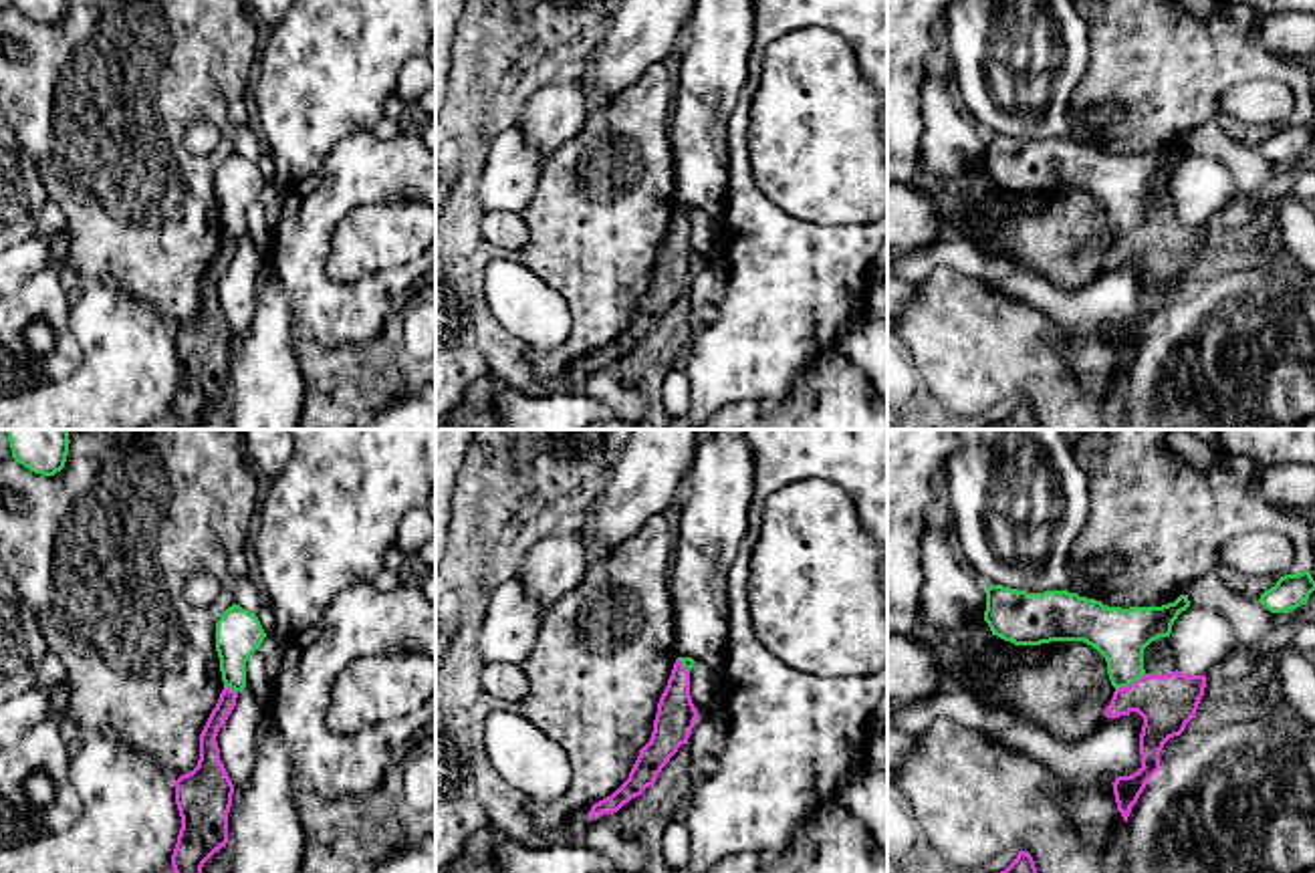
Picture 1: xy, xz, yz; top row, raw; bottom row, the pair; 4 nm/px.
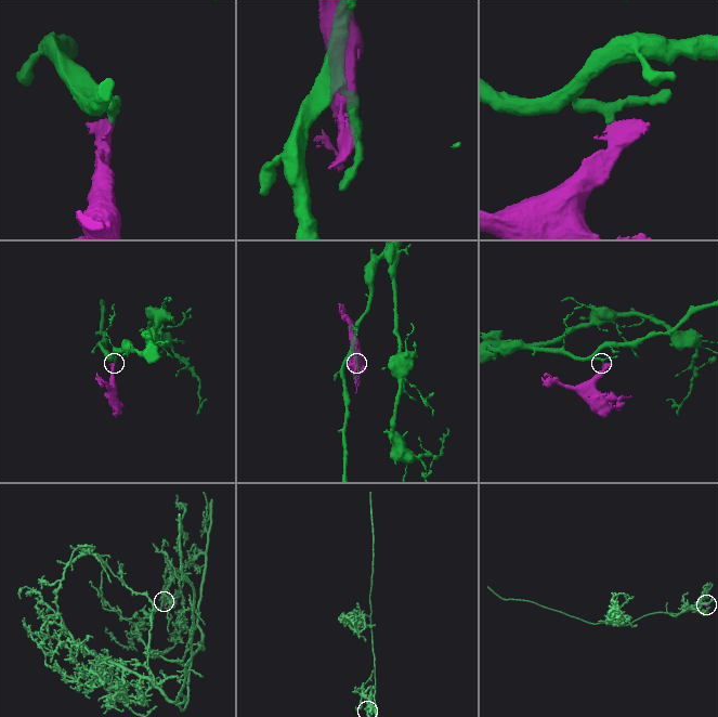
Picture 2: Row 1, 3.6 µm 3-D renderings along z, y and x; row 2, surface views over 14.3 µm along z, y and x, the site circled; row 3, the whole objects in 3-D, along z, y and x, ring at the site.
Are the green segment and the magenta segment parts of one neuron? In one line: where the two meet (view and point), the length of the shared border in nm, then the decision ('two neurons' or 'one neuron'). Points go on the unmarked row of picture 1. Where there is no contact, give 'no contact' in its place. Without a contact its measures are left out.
contact yz (1130, 230); length 140 nm; two neurons

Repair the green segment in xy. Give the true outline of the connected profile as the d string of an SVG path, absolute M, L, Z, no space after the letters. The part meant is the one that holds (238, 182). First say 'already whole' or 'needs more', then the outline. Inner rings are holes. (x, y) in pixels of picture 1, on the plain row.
already whole; M236 151L222 161L216 171L216 200L224 236L236 242L246 236L246 210L264 185L266 181L254 161Z

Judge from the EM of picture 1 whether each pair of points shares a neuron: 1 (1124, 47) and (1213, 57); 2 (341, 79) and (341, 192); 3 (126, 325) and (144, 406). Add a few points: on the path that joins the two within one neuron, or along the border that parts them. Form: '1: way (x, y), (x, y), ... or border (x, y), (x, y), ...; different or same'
1: way (1146, 53), (1150, 57), (1190, 57); same
2: border (370, 130), (357, 130), (341, 138), (311, 174); different
3: way (126, 345), (130, 382), (134, 386); same

